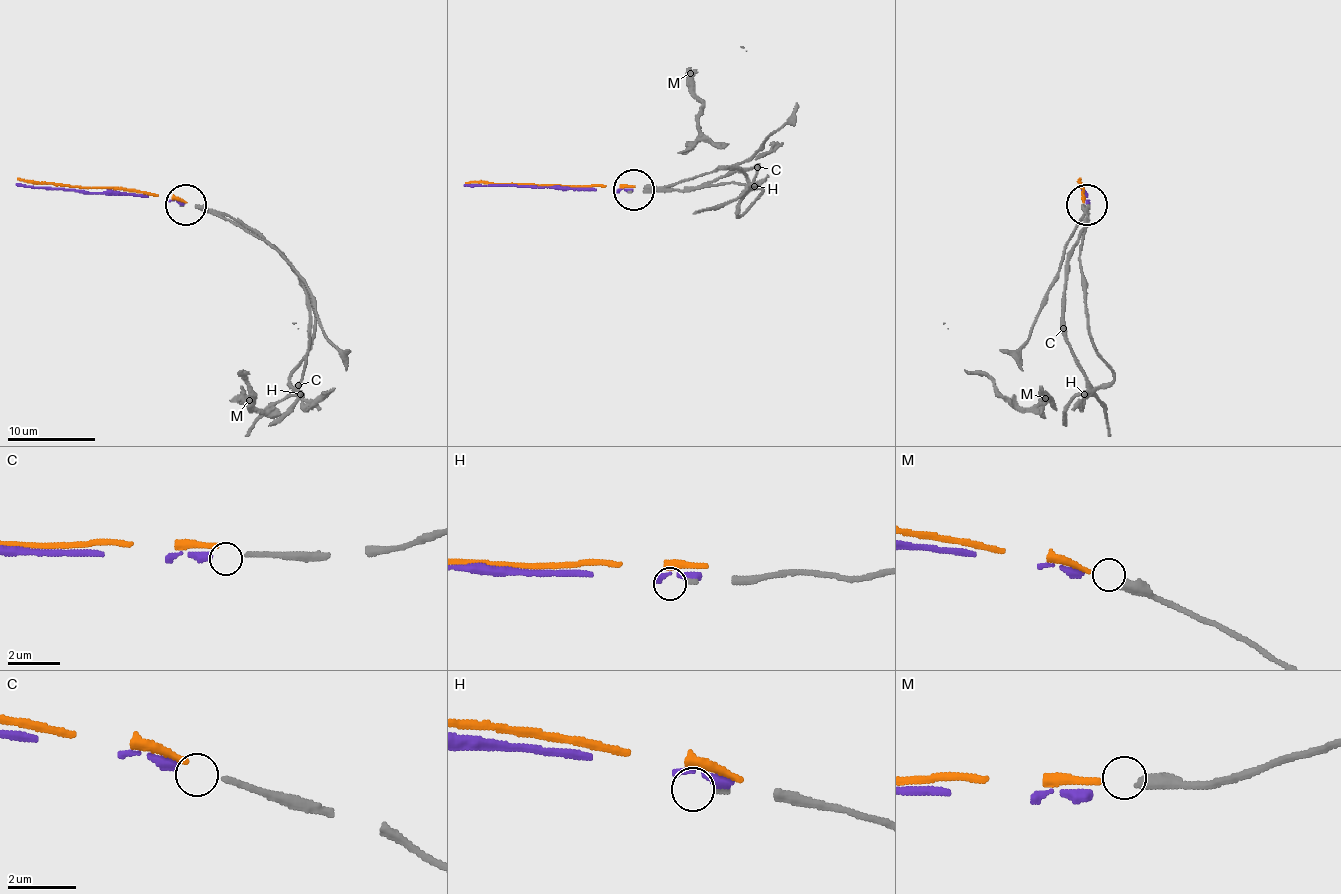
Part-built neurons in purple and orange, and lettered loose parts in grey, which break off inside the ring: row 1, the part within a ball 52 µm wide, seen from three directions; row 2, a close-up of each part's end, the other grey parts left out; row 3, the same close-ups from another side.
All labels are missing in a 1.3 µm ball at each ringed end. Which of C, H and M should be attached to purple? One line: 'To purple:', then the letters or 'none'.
To purple: C

